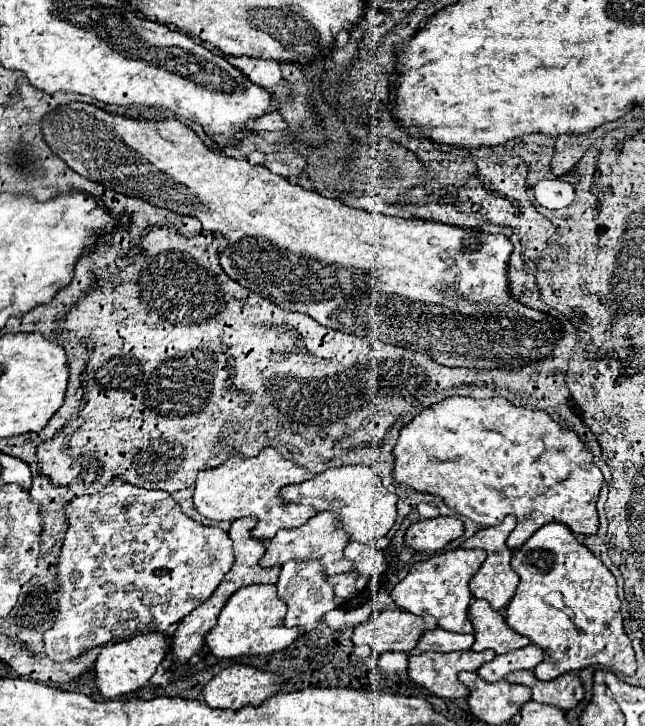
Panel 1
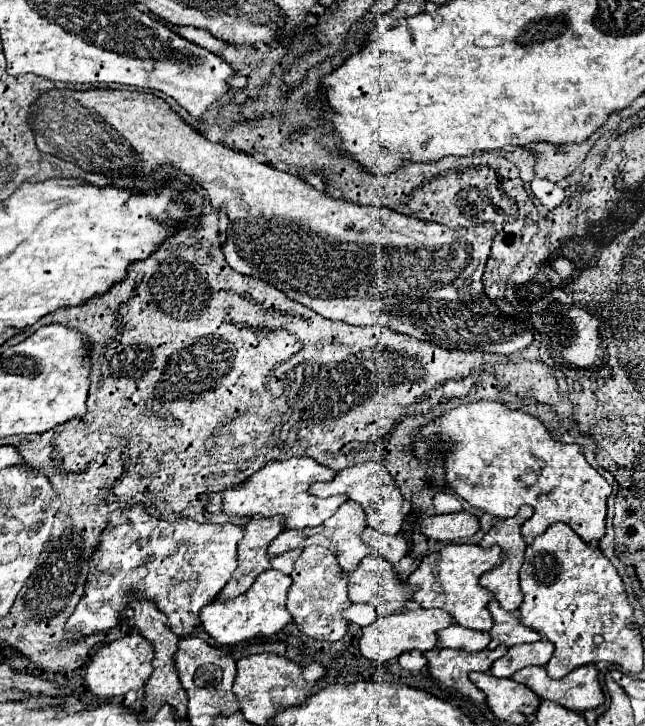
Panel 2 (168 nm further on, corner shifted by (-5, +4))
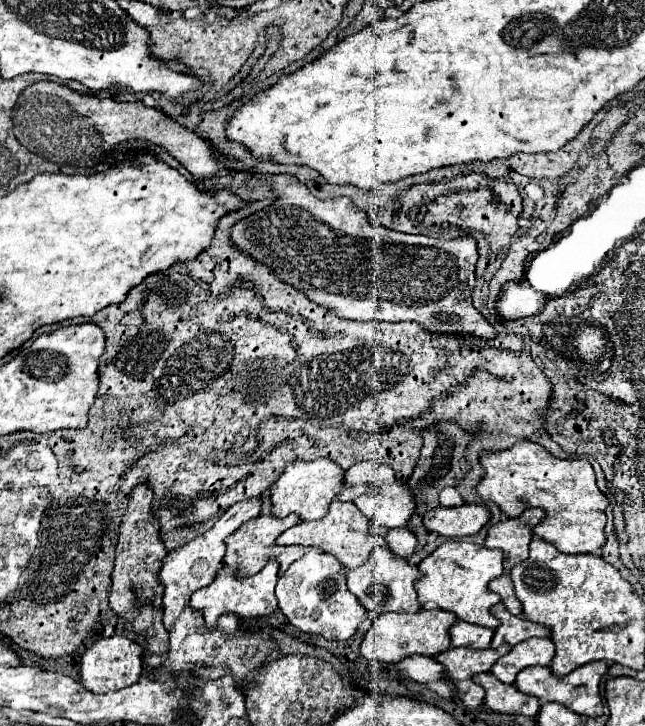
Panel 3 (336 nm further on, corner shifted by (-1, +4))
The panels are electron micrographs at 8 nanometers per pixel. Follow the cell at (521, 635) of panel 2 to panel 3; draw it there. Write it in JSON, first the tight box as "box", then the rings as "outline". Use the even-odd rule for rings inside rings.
{"box":[492,602,550,648],"outline":[[[500,602],[496,606],[492,606],[492,614],[496,618],[500,618],[500,626],[496,628],[496,634],[492,638],[492,648],[498,648],[502,642],[508,642],[510,646],[516,646],[518,642],[524,642],[528,638],[544,638],[544,636],[550,636],[550,628],[548,626],[542,626],[542,624],[536,624],[536,622],[530,622],[526,618],[520,618],[520,616],[514,616],[506,610],[506,606]]]}

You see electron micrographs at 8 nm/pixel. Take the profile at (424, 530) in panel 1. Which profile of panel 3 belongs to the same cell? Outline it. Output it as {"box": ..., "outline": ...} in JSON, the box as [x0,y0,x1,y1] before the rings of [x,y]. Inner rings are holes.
{"box":[424,504,490,538],"outline":[[[462,504],[454,508],[434,508],[426,512],[424,526],[446,538],[474,536],[490,520],[490,510],[486,504]]]}

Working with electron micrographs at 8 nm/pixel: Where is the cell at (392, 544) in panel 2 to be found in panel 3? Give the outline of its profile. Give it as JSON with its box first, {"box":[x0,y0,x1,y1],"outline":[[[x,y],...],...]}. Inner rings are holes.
{"box":[386,528,416,558],"outline":[[[394,528],[386,534],[386,542],[388,542],[388,548],[400,556],[400,558],[410,558],[416,550],[416,536],[408,530],[408,528]]]}

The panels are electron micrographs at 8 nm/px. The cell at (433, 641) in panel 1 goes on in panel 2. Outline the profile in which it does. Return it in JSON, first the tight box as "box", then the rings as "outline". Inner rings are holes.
{"box":[438,624,490,652],"outline":[[[450,624],[448,628],[440,630],[438,634],[438,646],[440,648],[456,648],[456,650],[468,650],[468,652],[478,652],[484,650],[490,642],[488,632],[478,632],[470,630],[458,624]]]}

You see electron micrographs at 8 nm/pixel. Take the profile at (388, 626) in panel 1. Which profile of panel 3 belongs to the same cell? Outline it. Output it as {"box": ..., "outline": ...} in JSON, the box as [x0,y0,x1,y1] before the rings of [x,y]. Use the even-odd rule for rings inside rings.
{"box":[362,608,456,662],"outline":[[[432,608],[432,610],[420,610],[416,614],[396,614],[388,612],[378,616],[370,632],[364,636],[362,642],[362,654],[368,660],[378,660],[378,662],[400,662],[406,656],[422,654],[422,656],[438,656],[444,650],[450,648],[450,628],[456,624],[456,614],[442,610],[442,608]]]}

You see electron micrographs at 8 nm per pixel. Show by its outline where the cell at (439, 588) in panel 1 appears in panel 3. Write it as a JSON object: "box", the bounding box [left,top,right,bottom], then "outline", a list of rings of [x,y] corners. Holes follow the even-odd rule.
{"box":[414,542,502,628],"outline":[[[444,542],[434,550],[428,558],[424,558],[418,568],[422,572],[420,580],[416,580],[414,588],[418,592],[418,600],[422,604],[436,604],[438,608],[450,610],[458,614],[460,620],[480,624],[486,628],[498,628],[500,620],[490,614],[490,608],[500,602],[500,596],[488,590],[490,580],[502,574],[502,552],[490,550],[482,544],[472,542]]]}

